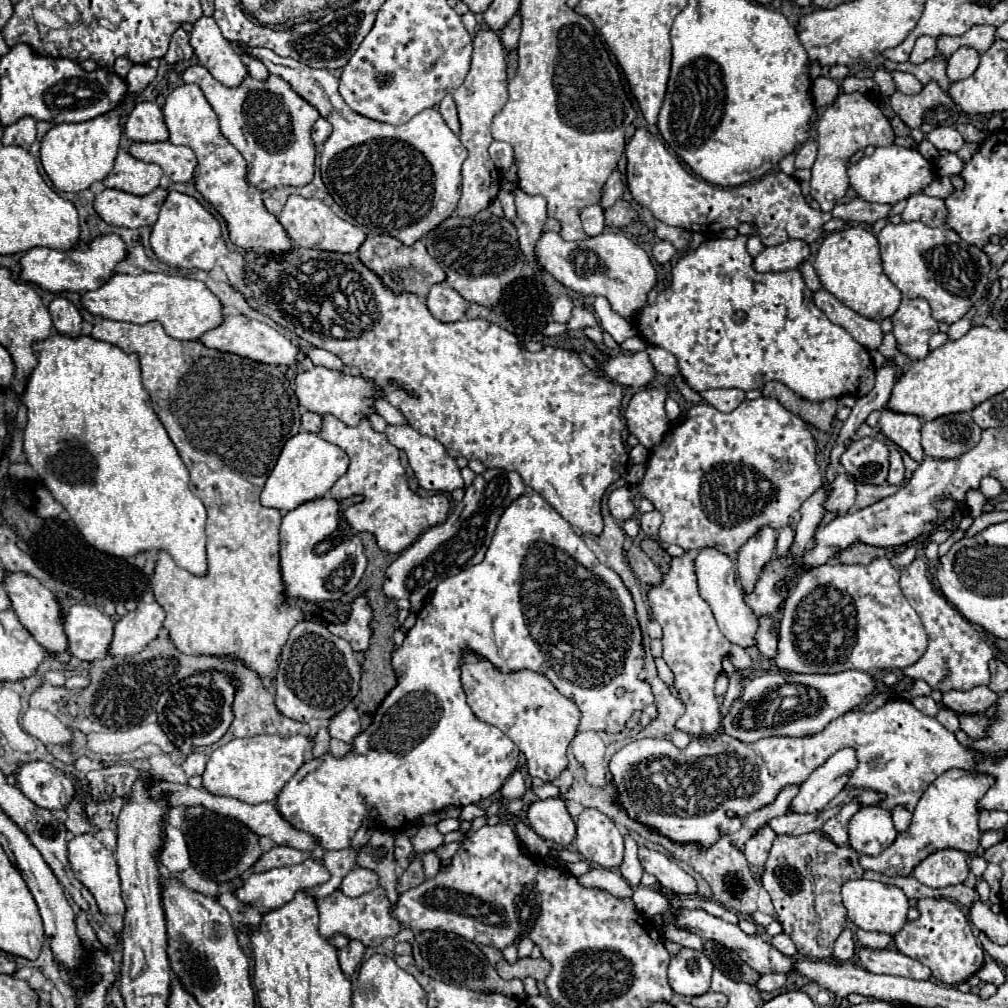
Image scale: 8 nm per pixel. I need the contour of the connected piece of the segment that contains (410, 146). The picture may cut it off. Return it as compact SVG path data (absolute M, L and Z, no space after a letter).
M240 44L238 50L246 52L252 58L258 58L268 68L270 74L286 80L298 96L302 96L308 104L312 104L320 112L320 116L334 126L332 136L324 144L324 154L320 164L322 180L330 196L336 200L336 204L344 208L352 218L356 218L356 222L362 228L366 228L370 234L388 234L392 238L398 238L406 246L412 246L432 228L436 228L442 220L452 216L460 200L460 182L462 182L460 166L466 160L466 148L458 140L458 136L446 126L444 118L436 108L422 110L410 122L400 126L376 122L352 112L346 106L346 102L338 92L338 78L328 70L314 70L294 58L282 58L274 54L270 48L254 48L248 44Z

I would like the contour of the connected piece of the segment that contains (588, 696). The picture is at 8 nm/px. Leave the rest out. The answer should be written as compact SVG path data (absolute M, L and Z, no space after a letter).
M534 492L532 496L520 496L516 502L512 502L506 512L502 514L498 526L496 526L496 532L494 532L494 538L486 550L486 558L478 564L478 566L472 566L444 582L438 584L436 592L432 594L432 598L428 600L425 606L418 612L418 620L416 624L408 630L404 642L400 646L394 648L392 652L392 668L396 672L396 686L392 688L392 692L388 692L388 696L380 702L380 708L376 708L376 712L372 714L372 722L368 726L368 730L362 730L358 736L354 736L352 740L352 750L342 756L340 760L332 754L328 756L320 756L320 758L312 758L308 762L302 764L302 768L292 776L292 780L282 788L282 792L278 794L278 810L280 814L292 822L296 828L302 828L302 830L308 830L312 832L320 846L324 850L344 850L350 846L350 840L352 836L356 834L356 830L366 822L366 820L374 820L374 826L382 828L382 830L396 830L400 832L402 828L406 826L412 826L412 824L418 824L420 818L424 814L430 814L430 812L440 812L444 810L446 806L466 806L466 804L478 804L480 800L492 796L494 792L498 792L504 784L504 780L516 770L518 766L518 746L495 726L488 726L488 724L481 722L473 715L470 706L466 704L466 698L464 698L464 690L462 690L462 684L460 684L460 652L464 648L472 648L474 652L486 656L498 670L502 672L516 672L516 670L534 670L534 672L540 672L544 674L560 694L564 694L566 698L574 700L574 704L578 706L582 718L580 718L580 724L578 724L578 732L586 732L586 730L596 730L596 732L608 732L608 734L616 734L616 732L622 732L628 718L632 716L632 712L636 710L642 710L646 708L650 702L654 702L654 696L652 696L652 688L646 680L640 680L638 674L642 672L644 668L644 646L642 646L642 634L640 634L640 626L638 626L638 620L636 620L636 610L634 610L634 600L632 600L632 594L628 592L628 588L622 584L620 576L608 568L606 564L602 564L592 550L588 550L588 546L584 544L582 536L578 536L572 526L538 494Z

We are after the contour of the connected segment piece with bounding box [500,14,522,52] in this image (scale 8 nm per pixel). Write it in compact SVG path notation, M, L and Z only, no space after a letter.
M516 14L516 16L508 22L508 26L502 30L500 40L502 40L502 46L504 46L506 52L510 52L510 50L516 48L518 36L520 36L520 26L522 26L522 22L520 22L520 16Z

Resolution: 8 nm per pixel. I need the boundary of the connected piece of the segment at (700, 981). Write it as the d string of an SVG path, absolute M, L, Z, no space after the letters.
M682 948L670 960L668 982L676 994L692 998L710 990L712 970L714 966L702 950Z

